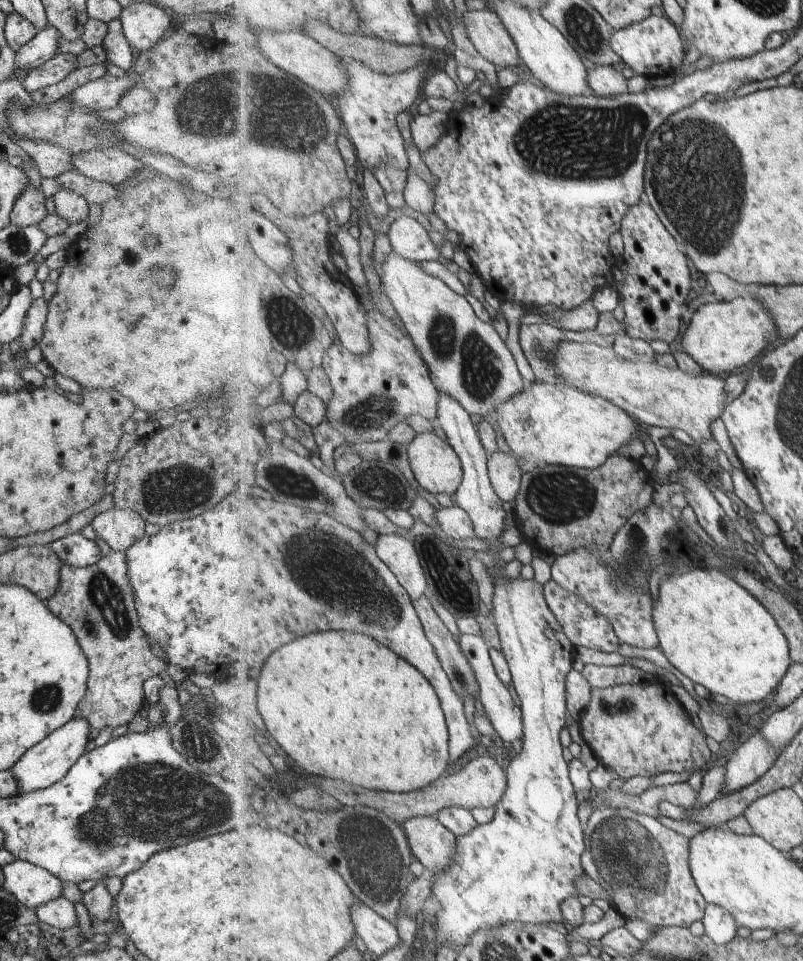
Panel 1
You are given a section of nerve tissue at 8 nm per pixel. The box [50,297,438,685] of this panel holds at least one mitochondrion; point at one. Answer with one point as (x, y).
(370, 599)

